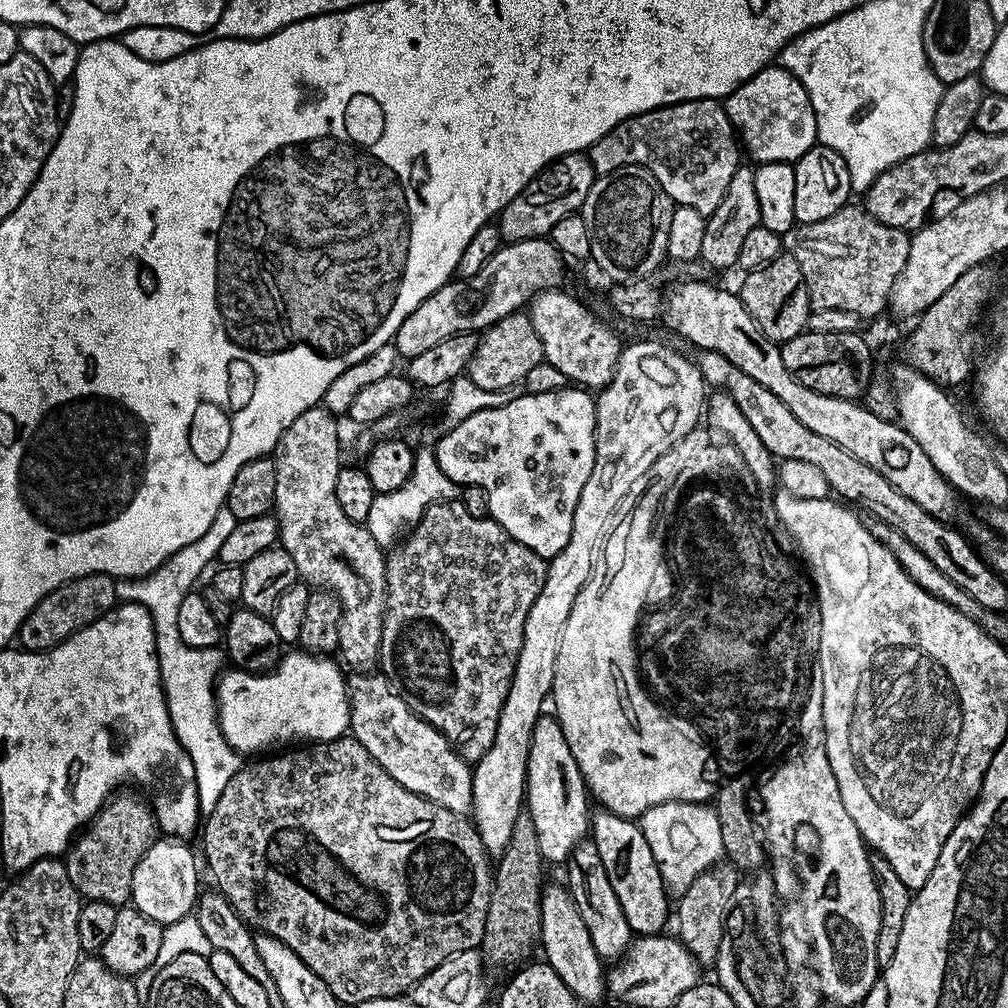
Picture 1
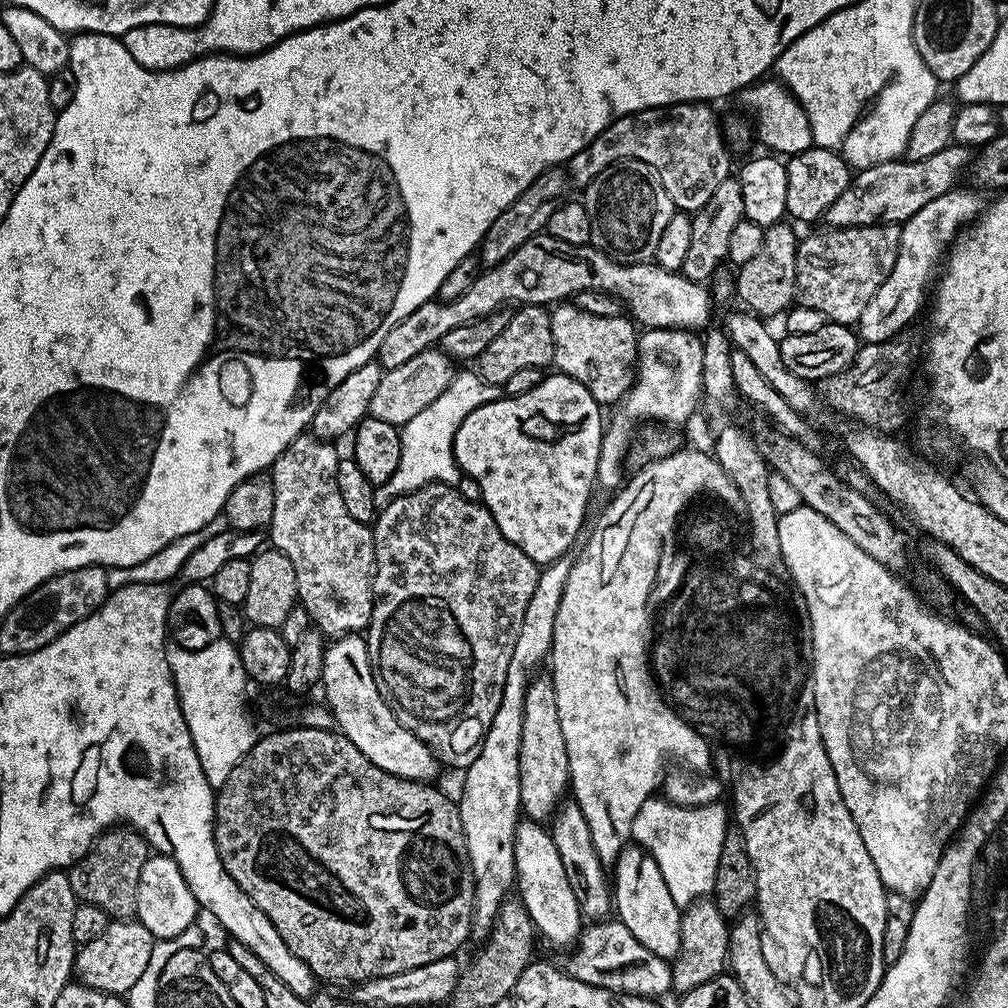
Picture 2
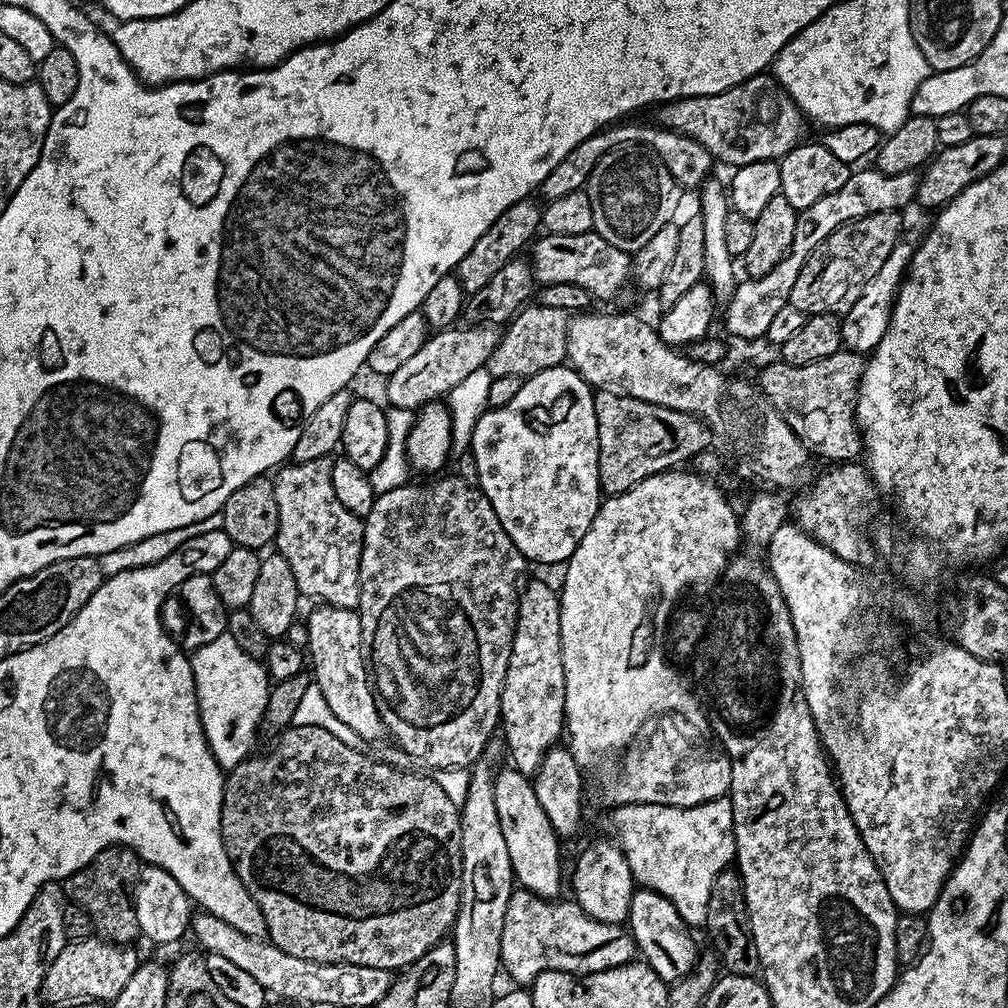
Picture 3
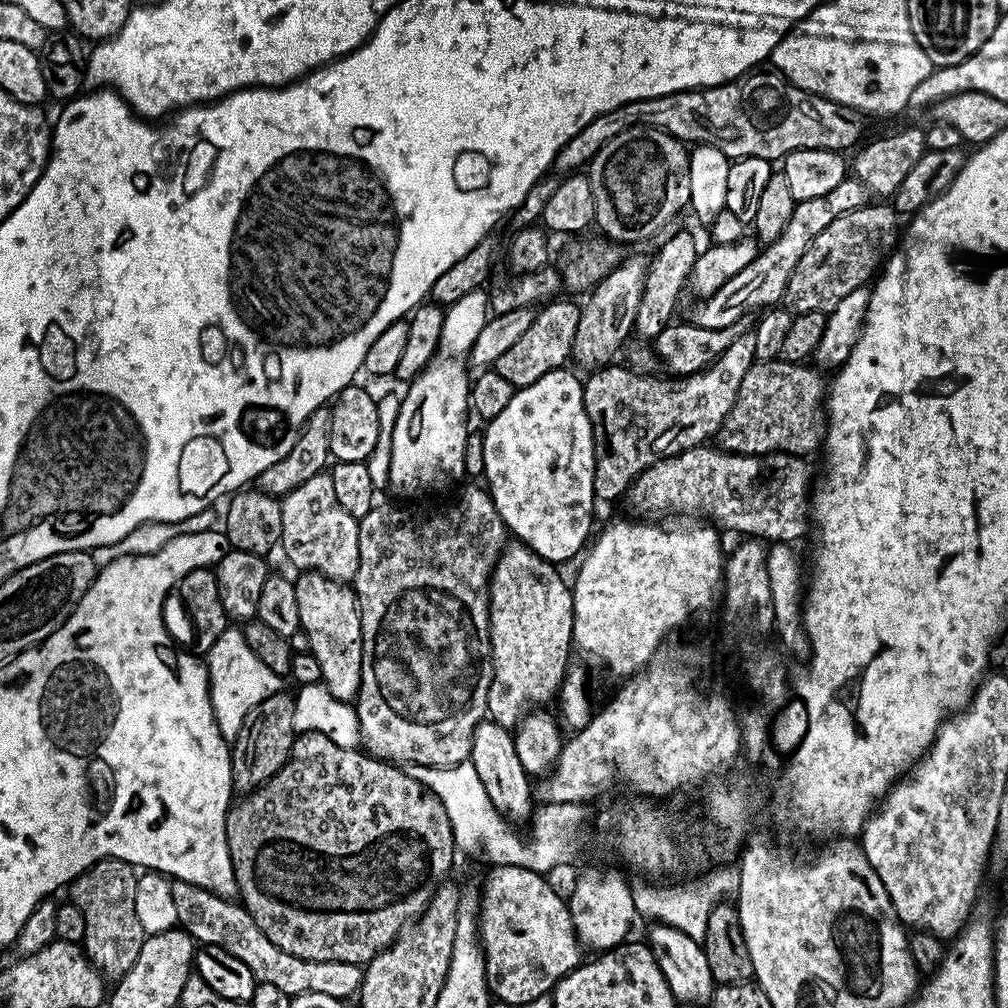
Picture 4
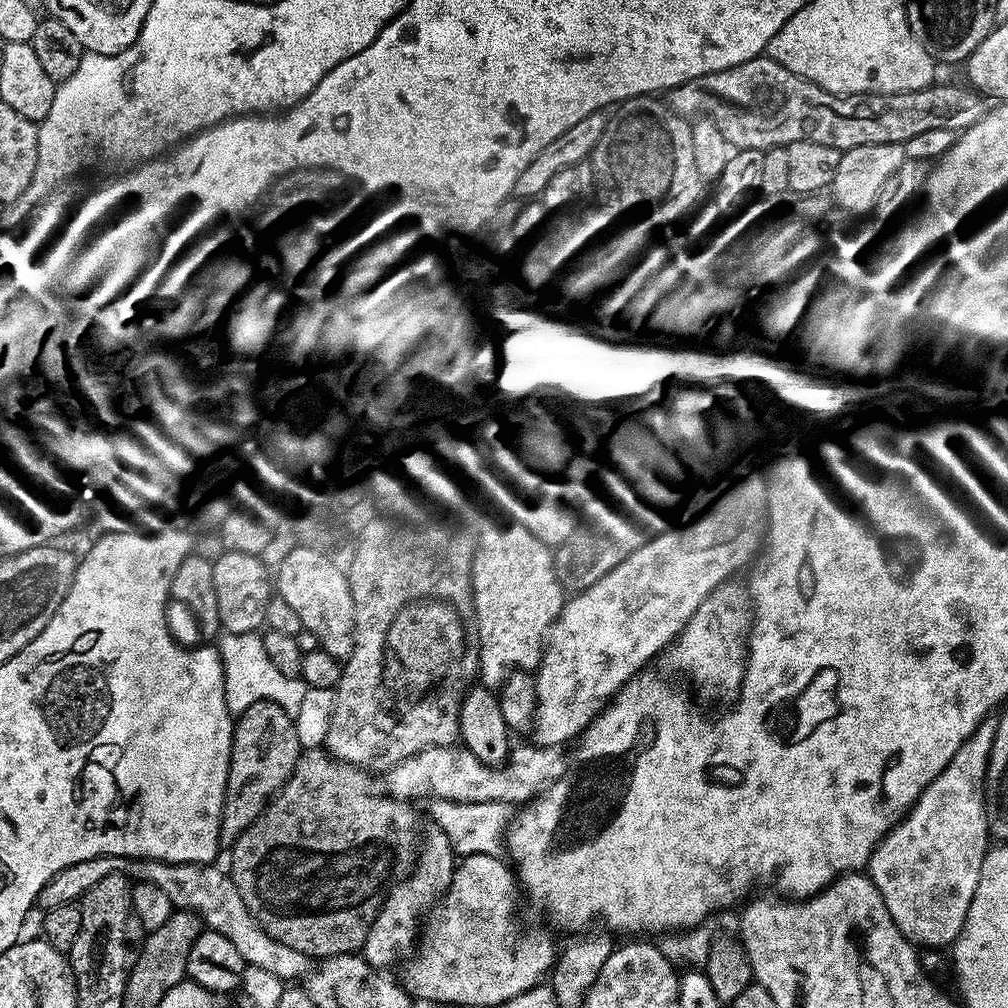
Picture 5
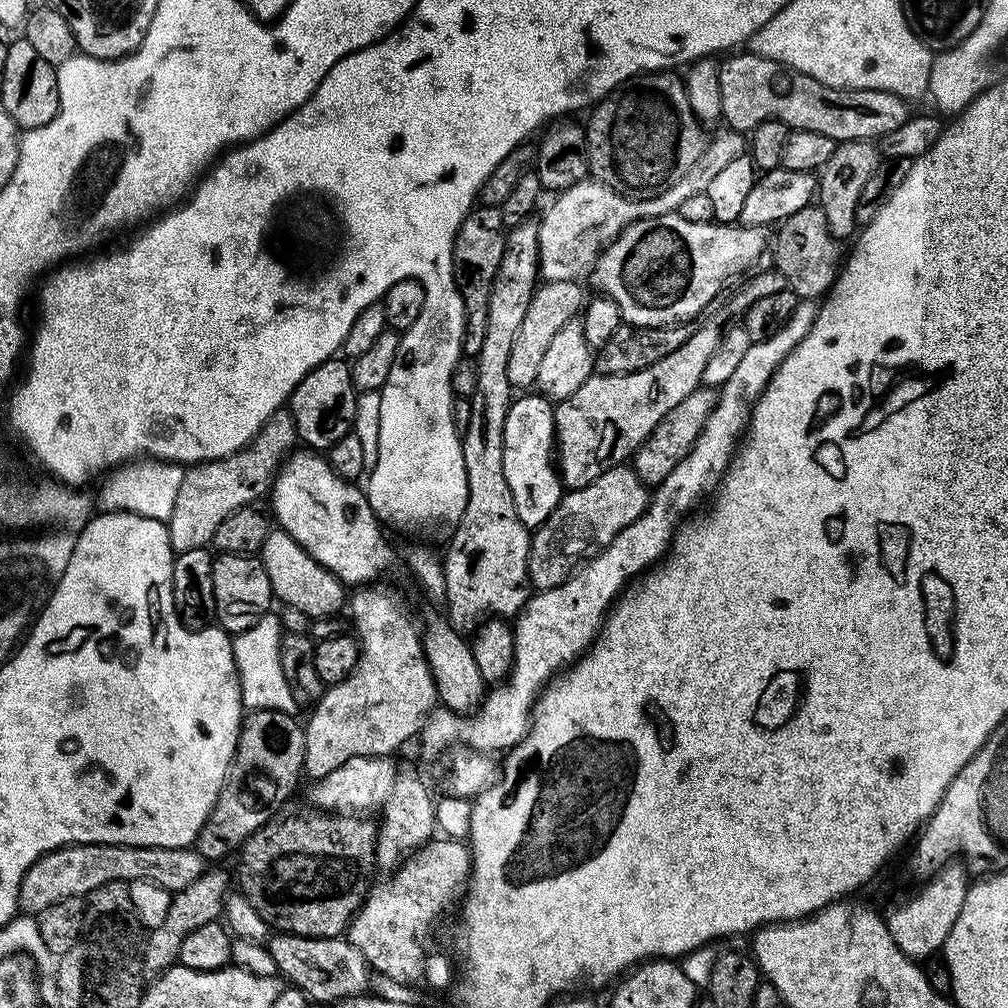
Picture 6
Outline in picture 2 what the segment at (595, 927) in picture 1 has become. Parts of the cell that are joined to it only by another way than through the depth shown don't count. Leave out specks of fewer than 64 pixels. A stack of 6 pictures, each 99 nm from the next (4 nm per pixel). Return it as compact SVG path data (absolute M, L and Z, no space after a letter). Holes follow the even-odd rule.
M574 802L565 803L551 821L550 831L554 838L554 846L558 846L558 854L562 857L566 879L574 890L574 898L578 898L581 917L588 922L605 919L613 911L614 893L606 877L606 866L601 863L594 850L594 838L590 838L590 826L586 826L586 818L582 818L580 807Z

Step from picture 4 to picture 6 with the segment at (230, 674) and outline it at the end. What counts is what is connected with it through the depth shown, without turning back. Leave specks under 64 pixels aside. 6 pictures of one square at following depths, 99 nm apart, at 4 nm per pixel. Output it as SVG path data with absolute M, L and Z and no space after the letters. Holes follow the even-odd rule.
M279 615L263 616L250 630L235 633L232 649L236 655L236 670L240 673L240 687L244 693L244 707L248 710L278 710L289 714L297 711L298 705L290 686L286 682L286 674L282 674L280 661L280 639L282 625Z

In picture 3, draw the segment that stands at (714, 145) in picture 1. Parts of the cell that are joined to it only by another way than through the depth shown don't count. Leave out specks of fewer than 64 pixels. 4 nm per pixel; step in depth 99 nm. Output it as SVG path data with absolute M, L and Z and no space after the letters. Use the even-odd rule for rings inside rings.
M628 122L609 126L595 132L590 138L586 138L586 142L578 142L578 146L574 146L574 150L570 150L568 157L558 166L554 166L554 170L550 170L550 174L546 174L546 178L540 183L538 189L539 195L544 195L543 199L550 201L562 194L581 191L587 185L590 174L594 170L594 166L598 166L600 159L610 150L625 146L643 146L650 150L653 156L657 156L668 167L670 174L676 179L681 189L699 189L704 181L709 179L711 172L708 171L711 170L712 164L714 165L714 157L702 145L694 142L694 138L683 136L680 132L672 132L669 128L659 126L647 128L644 124L624 123Z

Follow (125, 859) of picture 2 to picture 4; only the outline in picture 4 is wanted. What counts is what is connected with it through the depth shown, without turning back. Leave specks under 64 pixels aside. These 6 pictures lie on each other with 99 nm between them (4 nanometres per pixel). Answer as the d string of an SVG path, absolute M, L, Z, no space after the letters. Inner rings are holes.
M99 860L66 888L67 899L78 906L82 918L86 918L86 934L82 941L84 954L108 982L121 980L142 950L145 933L134 908L137 877L137 869L125 860Z

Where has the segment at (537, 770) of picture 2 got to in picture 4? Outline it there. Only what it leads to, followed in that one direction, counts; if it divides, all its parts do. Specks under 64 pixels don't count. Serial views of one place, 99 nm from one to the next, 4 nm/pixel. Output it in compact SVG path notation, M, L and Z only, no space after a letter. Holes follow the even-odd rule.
M512 542L505 547L496 560L496 565L492 571L492 579L488 581L488 625L490 626L490 646L492 647L492 685L488 695L488 716L491 723L512 730L516 725L528 715L529 712L539 709L541 706L548 706L548 703L557 699L560 691L560 684L564 681L564 676L570 667L568 655L574 652L572 642L572 631L574 630L574 602L572 601L572 589L569 581L563 580L559 576L557 565L551 560L544 560L534 550L519 542Z

